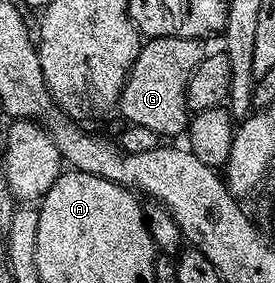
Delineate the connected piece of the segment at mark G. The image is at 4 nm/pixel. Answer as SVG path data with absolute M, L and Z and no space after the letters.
M150 37L142 44L129 77L125 80L119 102L119 113L126 117L124 120L128 124L148 127L161 139L177 139L173 137L179 136L180 133L182 136L188 130L191 110L187 103L187 83L207 52L206 46L201 45L204 44L195 37Z

